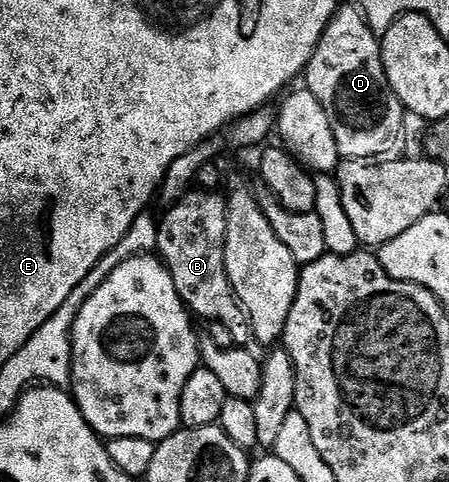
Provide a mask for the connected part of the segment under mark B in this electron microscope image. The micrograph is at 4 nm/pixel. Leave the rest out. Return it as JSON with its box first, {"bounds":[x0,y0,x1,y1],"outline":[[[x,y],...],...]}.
{"bounds":[158,191,253,347],"outline":[[[188,191],[179,201],[167,209],[168,213],[158,222],[159,244],[158,256],[161,258],[167,270],[173,275],[173,287],[177,287],[177,295],[181,295],[184,305],[196,318],[204,317],[207,323],[216,321],[221,327],[226,327],[229,335],[233,335],[233,346],[247,347],[252,344],[253,334],[251,321],[247,318],[247,312],[235,294],[231,280],[227,274],[225,255],[227,254],[227,203],[215,191]]]}

